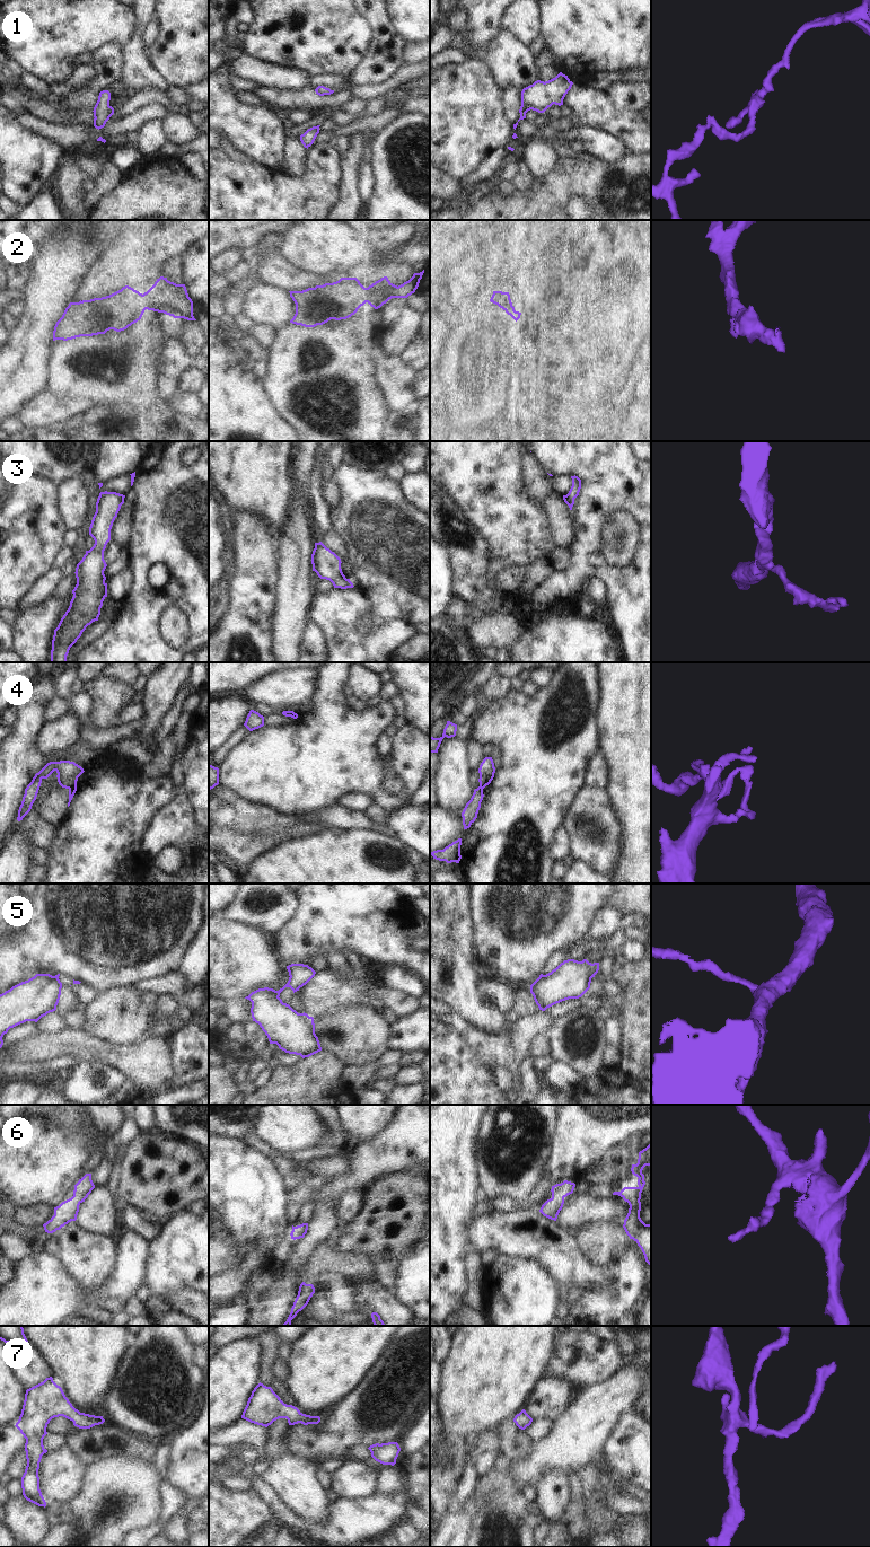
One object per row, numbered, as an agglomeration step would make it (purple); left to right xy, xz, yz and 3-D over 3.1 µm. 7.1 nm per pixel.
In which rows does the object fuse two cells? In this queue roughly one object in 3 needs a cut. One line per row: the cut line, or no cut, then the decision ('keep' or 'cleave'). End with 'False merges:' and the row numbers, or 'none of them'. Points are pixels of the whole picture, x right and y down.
1: no cut | keep
2: no cut | keep
3: no cut | keep
4: xy (76, 788), (69, 789) | cleave
5: xz (277, 991), (278, 996) | cleave
6: no cut | keep
7: no cut | keep
False merges: 4, 5

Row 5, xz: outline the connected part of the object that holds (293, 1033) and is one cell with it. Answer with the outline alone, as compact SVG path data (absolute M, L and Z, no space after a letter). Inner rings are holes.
M269 987L258 988L245 999L252 1002L251 1013L253 1021L260 1025L269 1038L270 1044L276 1044L280 1049L289 1054L309 1057L322 1051L318 1037L315 1034L314 1018L307 1013L298 1013L278 996L278 991Z

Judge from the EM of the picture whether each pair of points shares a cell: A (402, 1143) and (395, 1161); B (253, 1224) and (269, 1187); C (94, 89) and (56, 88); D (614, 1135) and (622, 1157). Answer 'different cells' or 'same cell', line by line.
A: same cell
B: same cell
C: different cells
D: different cells

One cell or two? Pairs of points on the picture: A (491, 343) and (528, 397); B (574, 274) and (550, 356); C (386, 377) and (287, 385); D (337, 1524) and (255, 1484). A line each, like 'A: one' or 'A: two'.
A: two
B: one
C: two
D: one

